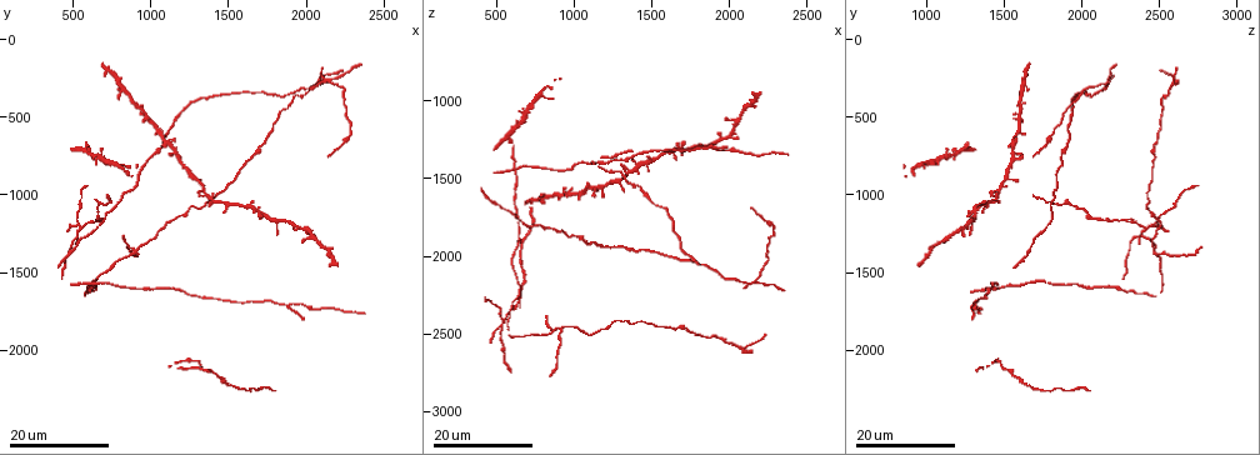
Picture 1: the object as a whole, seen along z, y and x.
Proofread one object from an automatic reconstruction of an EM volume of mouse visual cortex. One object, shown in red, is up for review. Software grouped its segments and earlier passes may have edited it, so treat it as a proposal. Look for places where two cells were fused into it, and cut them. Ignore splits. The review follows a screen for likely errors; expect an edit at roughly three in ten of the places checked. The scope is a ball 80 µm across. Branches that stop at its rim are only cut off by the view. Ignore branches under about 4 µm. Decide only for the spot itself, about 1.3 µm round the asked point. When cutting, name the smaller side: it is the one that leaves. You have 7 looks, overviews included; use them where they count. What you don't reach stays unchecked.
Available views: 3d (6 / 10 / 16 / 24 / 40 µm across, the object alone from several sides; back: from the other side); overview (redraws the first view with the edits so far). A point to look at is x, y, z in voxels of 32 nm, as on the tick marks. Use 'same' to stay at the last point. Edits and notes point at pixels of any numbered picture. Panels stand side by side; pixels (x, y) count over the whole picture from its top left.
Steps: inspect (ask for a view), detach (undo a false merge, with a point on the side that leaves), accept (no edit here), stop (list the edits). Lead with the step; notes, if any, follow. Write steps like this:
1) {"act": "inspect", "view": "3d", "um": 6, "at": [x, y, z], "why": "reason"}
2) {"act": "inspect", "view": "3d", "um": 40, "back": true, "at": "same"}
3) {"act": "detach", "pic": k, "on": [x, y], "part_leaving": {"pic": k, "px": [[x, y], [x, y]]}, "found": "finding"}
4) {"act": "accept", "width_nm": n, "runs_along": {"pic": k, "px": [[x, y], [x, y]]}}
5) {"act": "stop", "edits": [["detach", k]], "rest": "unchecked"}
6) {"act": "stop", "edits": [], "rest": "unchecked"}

{"act": "inspect", "view": "3d", "um": 16, "at": [540, 1240, 2400], "why": "two arms in line, one across"}

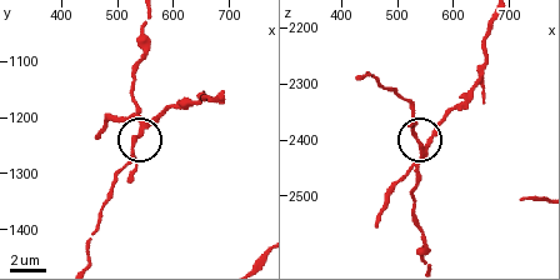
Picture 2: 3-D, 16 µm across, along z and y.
{"act": "inspect", "view": "3d", "um": 10, "at": [545, 1225, 2410], "why": "closer look"}

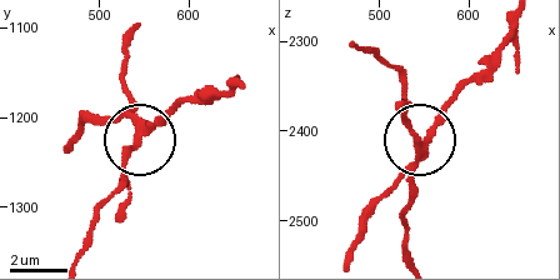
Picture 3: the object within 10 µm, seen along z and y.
{"act": "detach", "pic": 3, "on": [111, 118], "side_arm_um": 13, "part_leaving": {"pic": 3, "px": [[418, 155], [444, 100], [494, 50], [508, 21]]}, "found": "two cells meet here"}

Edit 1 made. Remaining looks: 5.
{"act": "inspect", "view": "3d", "um": 24, "at": [920, 1360, 2480], "why": "four-way junction"}

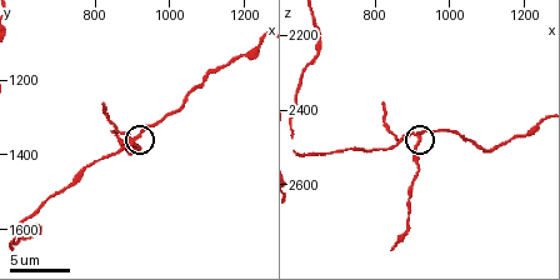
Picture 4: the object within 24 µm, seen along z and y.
{"act": "inspect", "view": "3d", "um": 6, "at": [900, 1360, 2470]}

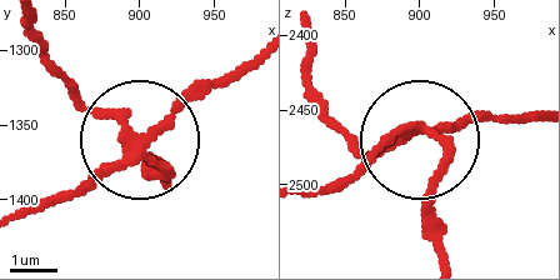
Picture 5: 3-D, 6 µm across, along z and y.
{"act": "detach", "pic": 5, "on": [76, 104], "arms": 4, "part_leaving": {"pic": 5, "px": [[424, 131], [444, 164], [431, 199], [439, 259]]}, "found": "a second cell is stuck on"}

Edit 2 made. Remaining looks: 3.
{"act": "inspect", "view": "3d", "um": 16, "at": [2160, 280, 2180], "why": "side arm on a straight run"}

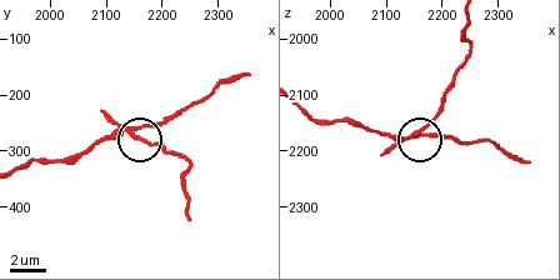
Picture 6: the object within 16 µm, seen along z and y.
{"act": "inspect", "view": "3d", "um": 10, "at": [2155, 275, 2165]}

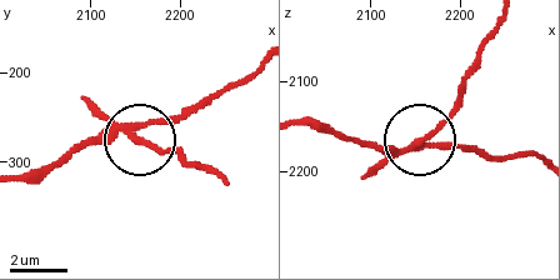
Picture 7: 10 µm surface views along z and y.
{"act": "detach", "pic": 7, "on": [95, 105], "width_nm": 190, "part_leaving": {"pic": 7, "px": [[129, 130], [208, 166], [224, 183]]}, "found": "two cells meet here"}

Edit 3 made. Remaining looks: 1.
{"act": "stop", "edits": [["detach", 3], ["detach", 5], ["detach", 7]], "rest": "unchecked"}

